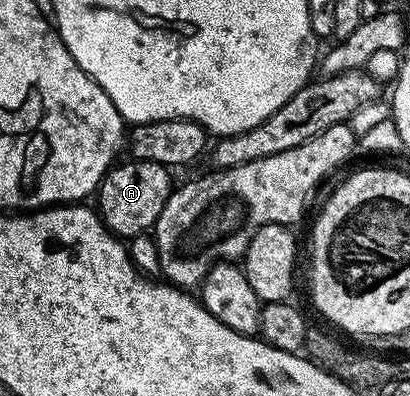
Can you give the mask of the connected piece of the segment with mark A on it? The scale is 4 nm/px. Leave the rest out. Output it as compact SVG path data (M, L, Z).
M127 159L124 165L119 163L108 169L97 190L97 209L107 228L120 239L132 239L154 230L173 188L171 173L168 166L156 161L134 159Z

